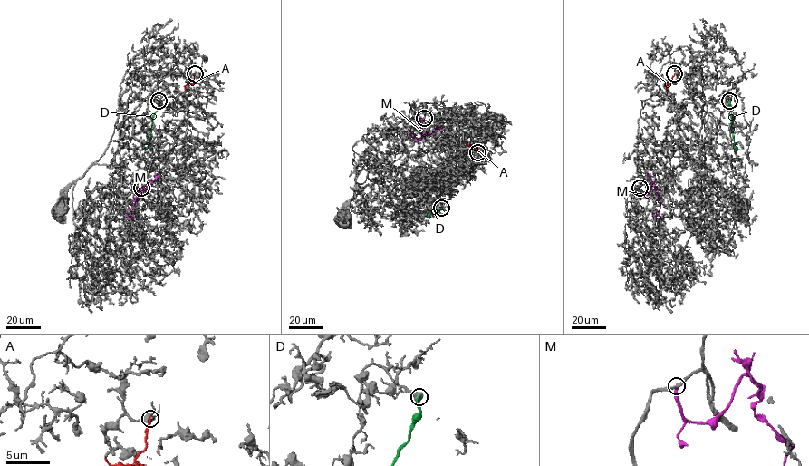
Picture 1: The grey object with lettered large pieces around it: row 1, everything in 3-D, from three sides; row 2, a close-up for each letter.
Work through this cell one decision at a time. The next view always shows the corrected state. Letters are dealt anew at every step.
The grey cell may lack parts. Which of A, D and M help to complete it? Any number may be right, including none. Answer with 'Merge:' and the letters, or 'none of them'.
Merge: none of them

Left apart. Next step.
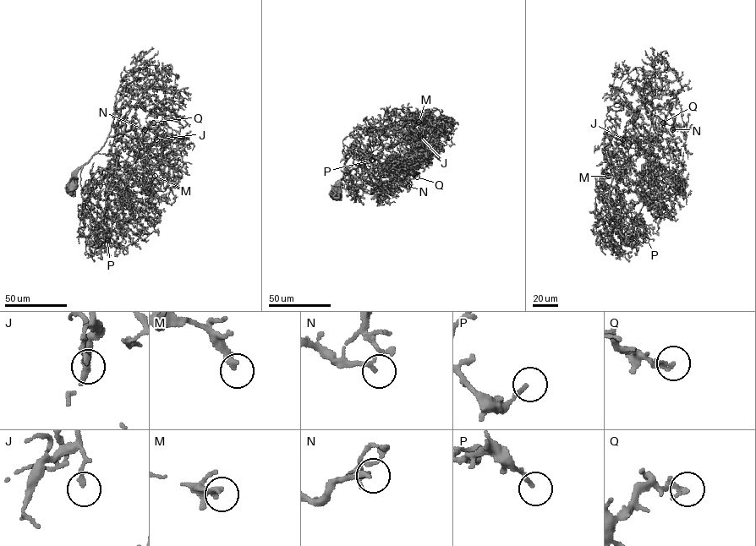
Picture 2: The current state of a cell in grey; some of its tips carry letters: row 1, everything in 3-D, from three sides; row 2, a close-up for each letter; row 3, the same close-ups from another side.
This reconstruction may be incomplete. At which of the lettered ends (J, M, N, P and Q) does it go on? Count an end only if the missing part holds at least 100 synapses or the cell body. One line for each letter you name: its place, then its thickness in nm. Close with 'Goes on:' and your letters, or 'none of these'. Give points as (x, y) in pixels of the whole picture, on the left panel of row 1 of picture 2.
M: place (155, 176); calibre 240 nm
Goes on: M

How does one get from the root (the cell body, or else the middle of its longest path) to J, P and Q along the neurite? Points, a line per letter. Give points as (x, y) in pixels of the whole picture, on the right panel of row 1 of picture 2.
J: (677, 186), (655, 161), (649, 137), (642, 136), (633, 122), (634, 134), (627, 138), (625, 129), (622, 139)
P: (677, 186), (661, 166), (645, 189), (633, 192), (654, 181), (652, 193), (630, 210), (638, 232), (646, 240)
Q: (677, 186), (650, 150), (654, 104), (645, 98), (643, 102), (654, 110), (654, 140), (663, 122)

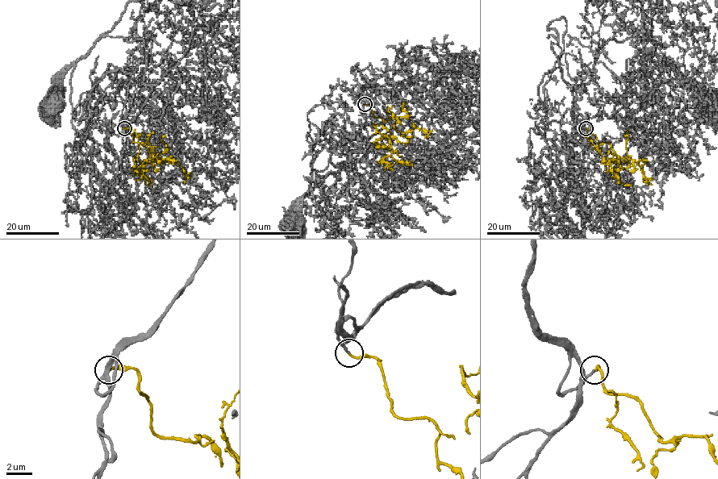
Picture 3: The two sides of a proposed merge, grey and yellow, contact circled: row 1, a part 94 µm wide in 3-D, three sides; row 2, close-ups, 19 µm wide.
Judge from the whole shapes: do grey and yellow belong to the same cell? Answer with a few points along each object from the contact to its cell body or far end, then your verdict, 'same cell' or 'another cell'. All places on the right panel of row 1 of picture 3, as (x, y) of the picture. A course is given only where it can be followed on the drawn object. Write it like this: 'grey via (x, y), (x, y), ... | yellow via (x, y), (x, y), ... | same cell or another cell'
grey via (585, 128), (572, 116), (573, 89), (590, 80), (596, 53), (610, 39), (648, 36), (655, 52), (703, 105) | yellow via (586, 128), (599, 143), (608, 143), (624, 161), (611, 152), (603, 157), (583, 136) | same cell

